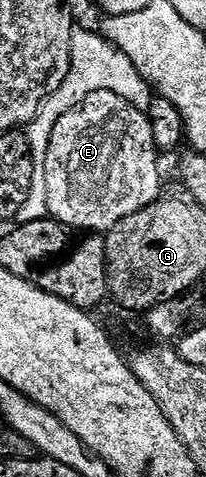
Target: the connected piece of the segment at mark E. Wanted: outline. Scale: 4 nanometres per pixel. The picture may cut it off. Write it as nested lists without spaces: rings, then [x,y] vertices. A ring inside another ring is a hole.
[[[94,91],[86,96],[70,113],[58,117],[46,149],[46,177],[42,181],[44,199],[48,202],[47,214],[78,231],[106,233],[118,221],[146,209],[160,196],[160,159],[150,129],[147,114],[139,111],[118,93]]]

